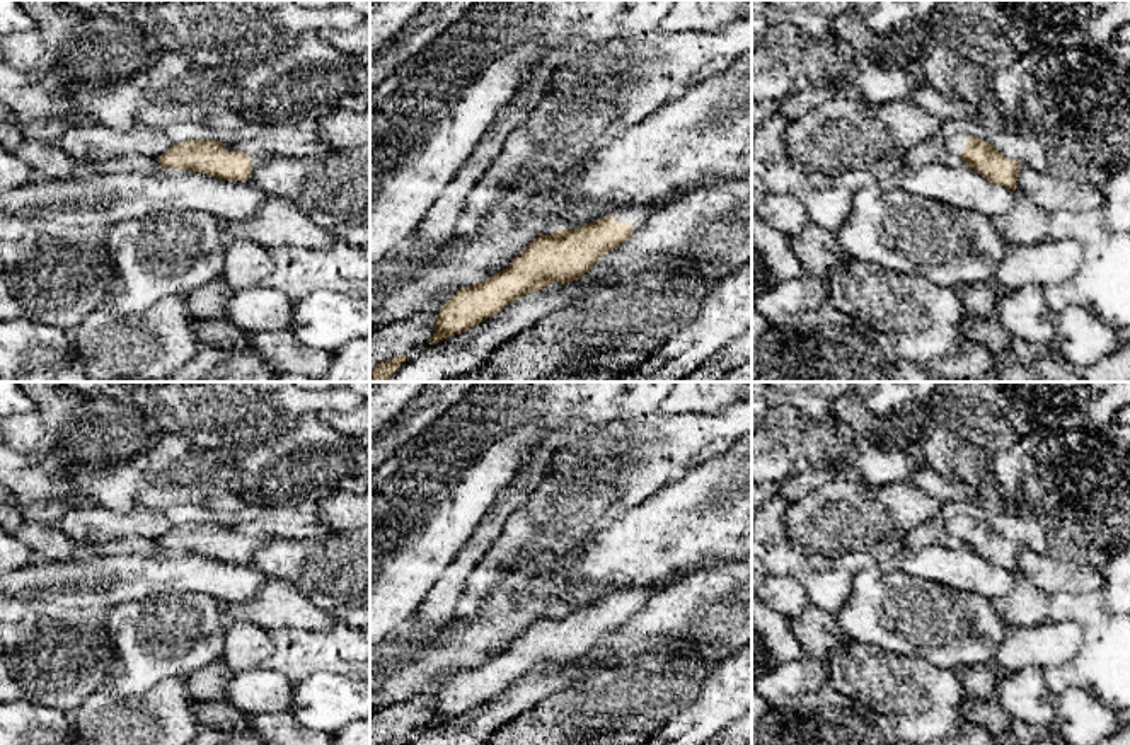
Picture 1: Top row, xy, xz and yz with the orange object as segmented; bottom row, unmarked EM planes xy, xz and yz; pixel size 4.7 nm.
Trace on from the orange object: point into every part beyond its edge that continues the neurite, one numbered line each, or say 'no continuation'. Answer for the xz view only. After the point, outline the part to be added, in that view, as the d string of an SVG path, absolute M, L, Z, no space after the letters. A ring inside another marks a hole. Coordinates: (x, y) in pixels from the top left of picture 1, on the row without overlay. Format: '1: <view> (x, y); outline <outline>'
1: xz (638, 597); outline M663 583L660 586L631 586L626 590L617 590L614 592L610 597L617 602L617 604L631 604L634 614L637 614L651 597L654 597L658 592L661 592L663 588L666 588L668 585Z

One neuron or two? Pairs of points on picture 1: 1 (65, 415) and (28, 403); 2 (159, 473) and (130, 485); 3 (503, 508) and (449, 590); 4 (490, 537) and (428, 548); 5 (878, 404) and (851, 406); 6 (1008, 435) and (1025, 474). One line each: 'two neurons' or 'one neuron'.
1: two neurons
2: two neurons
3: one neuron
4: two neurons
5: two neurons
6: two neurons

